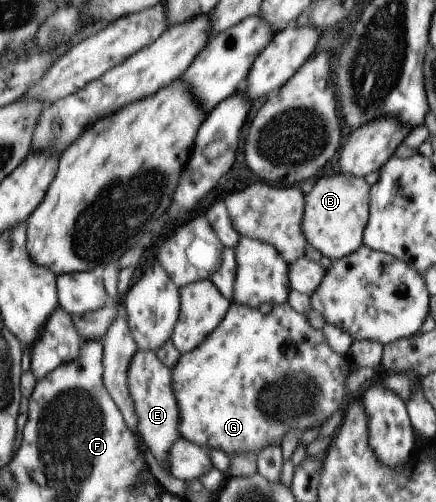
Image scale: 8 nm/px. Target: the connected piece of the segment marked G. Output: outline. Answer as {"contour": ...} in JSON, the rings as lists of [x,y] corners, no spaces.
{"contour":[[[286,301],[281,304],[272,304],[271,310],[265,315],[261,314],[257,308],[231,303],[217,327],[197,347],[180,354],[173,369],[170,369],[171,389],[178,405],[178,435],[193,445],[221,450],[226,457],[240,451],[252,451],[256,455],[256,451],[262,450],[263,446],[269,444],[279,446],[283,433],[288,429],[298,428],[303,432],[307,427],[320,426],[331,413],[337,411],[337,407],[341,405],[345,397],[343,384],[351,370],[350,367],[351,363],[346,355],[341,356],[333,352],[327,346],[321,330],[313,328],[309,320],[303,314],[294,312]]]}

